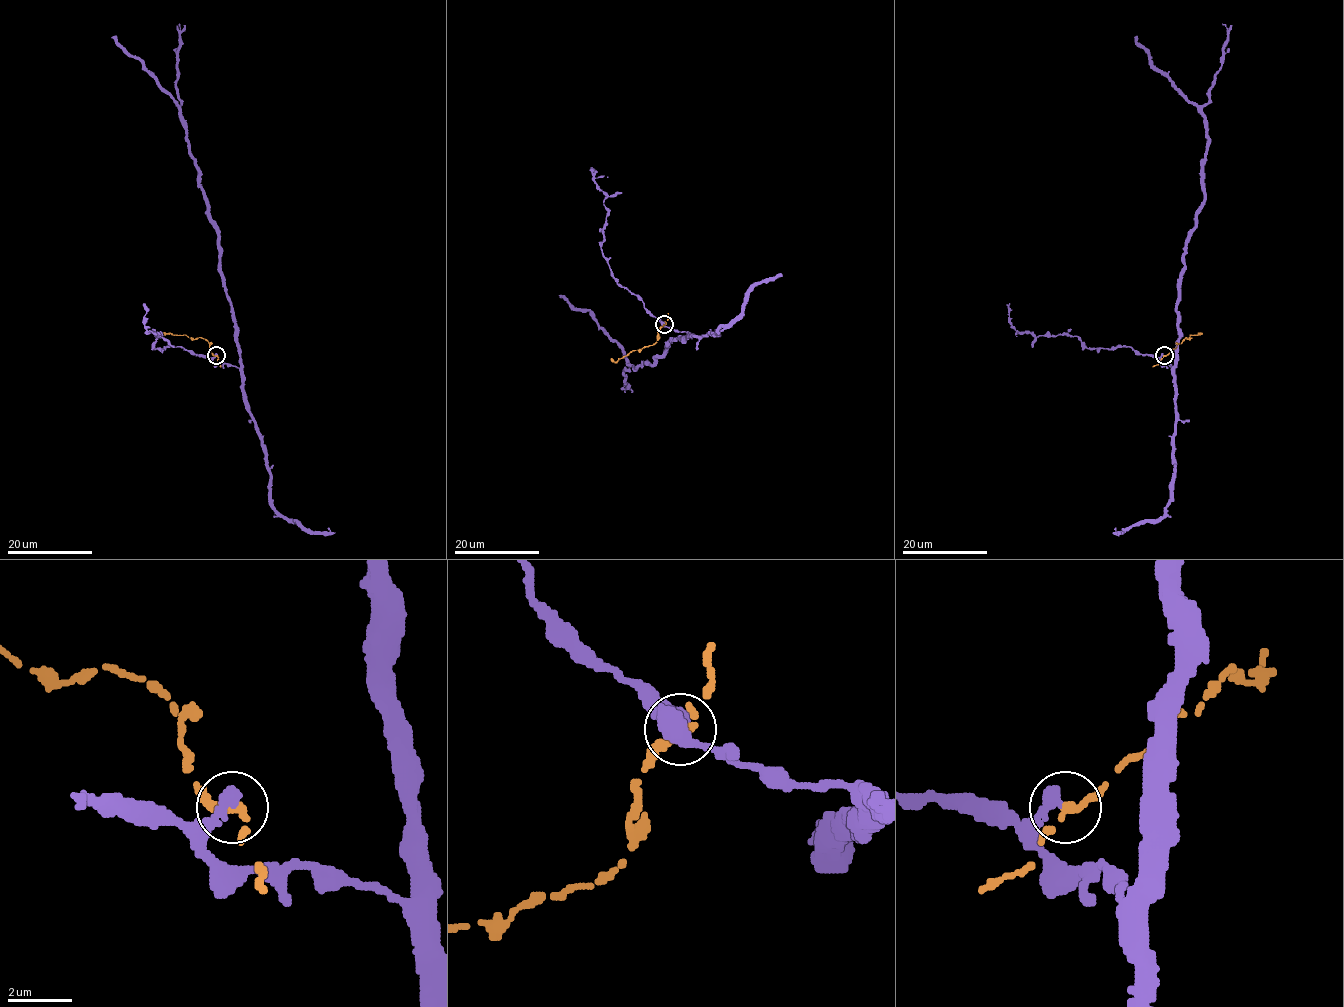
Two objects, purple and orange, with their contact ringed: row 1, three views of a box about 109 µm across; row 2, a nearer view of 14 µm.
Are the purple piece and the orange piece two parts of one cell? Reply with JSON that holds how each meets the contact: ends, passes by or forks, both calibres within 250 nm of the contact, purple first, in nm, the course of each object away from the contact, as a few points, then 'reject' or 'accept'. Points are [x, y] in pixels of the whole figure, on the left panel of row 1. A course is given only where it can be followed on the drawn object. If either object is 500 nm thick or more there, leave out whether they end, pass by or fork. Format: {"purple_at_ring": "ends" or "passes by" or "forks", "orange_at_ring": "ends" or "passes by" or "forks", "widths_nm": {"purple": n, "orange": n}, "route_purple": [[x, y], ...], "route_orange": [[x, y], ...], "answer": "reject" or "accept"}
{"purple_at_ring": "ends", "orange_at_ring": "passes by", "widths_nm": {"purple": 400, "orange": 240}, "route_purple": [[216, 356], [215, 363], [240, 367], [218, 233], [187, 123], [177, 103], [112, 37]], "route_orange": [[216, 356], [211, 353], [209, 343], [199, 337], [194, 339], [163, 332]], "answer": "reject"}

